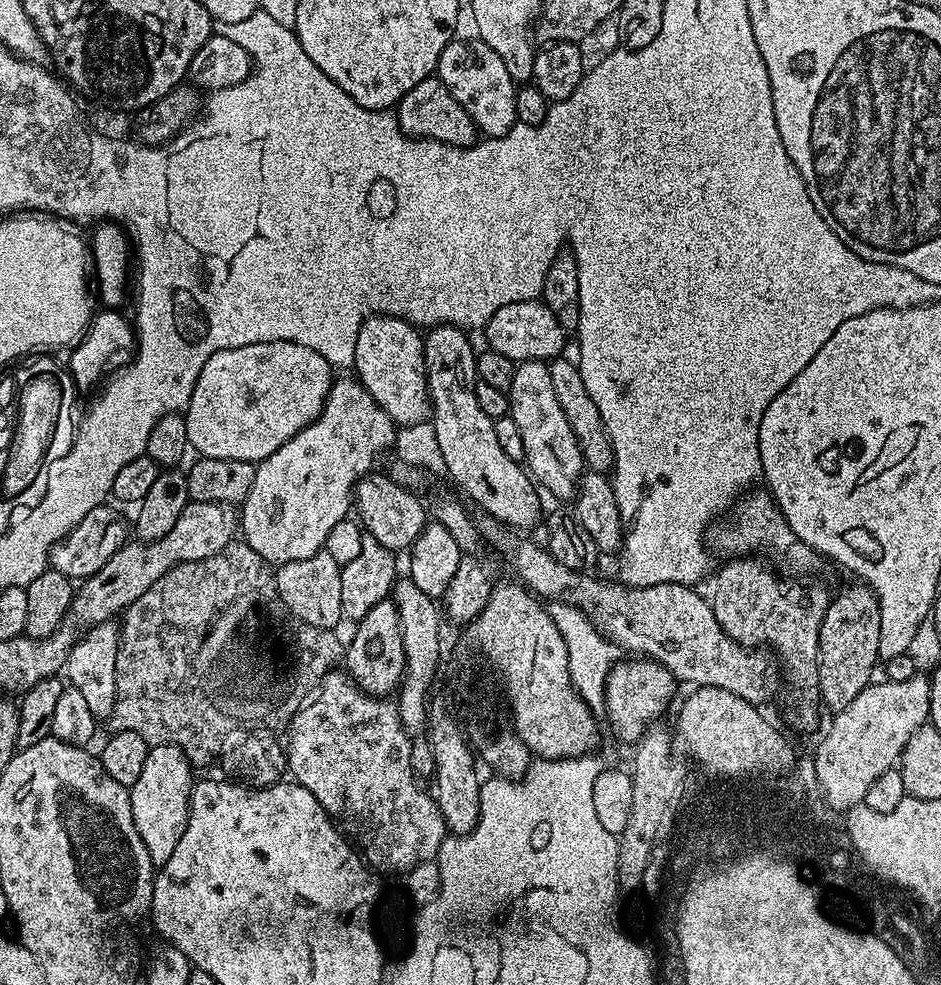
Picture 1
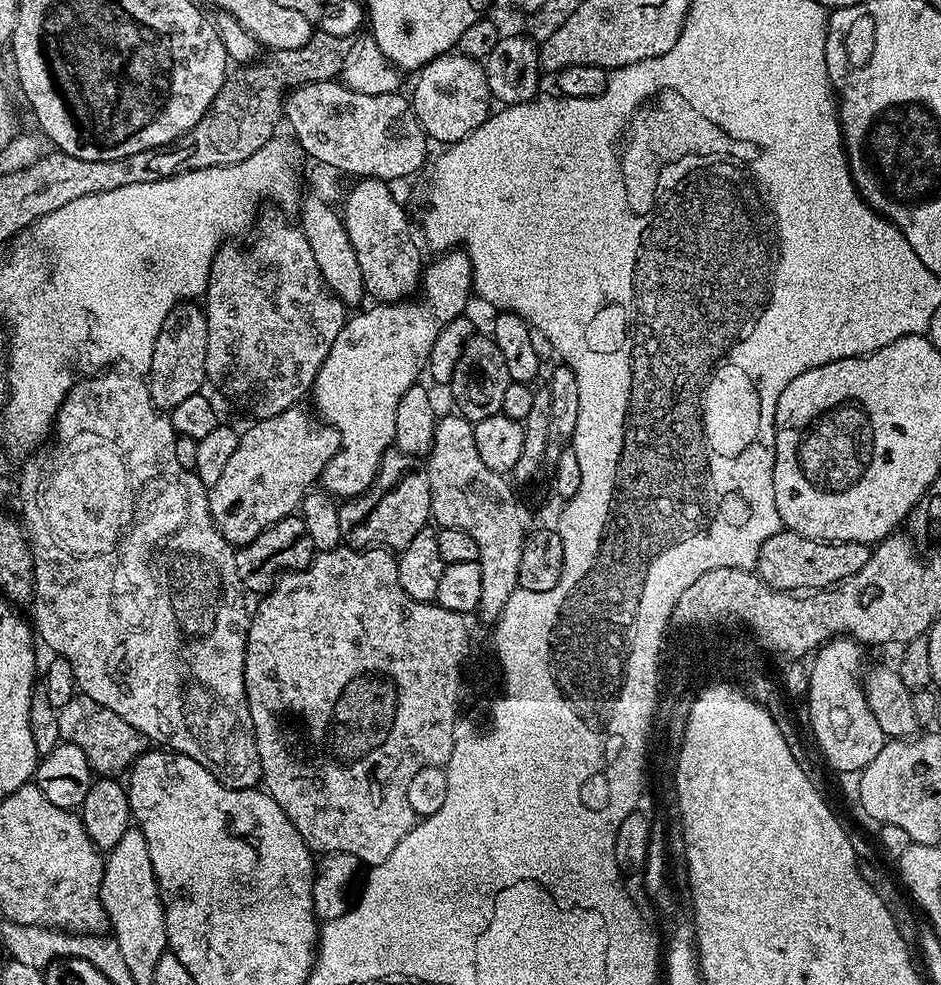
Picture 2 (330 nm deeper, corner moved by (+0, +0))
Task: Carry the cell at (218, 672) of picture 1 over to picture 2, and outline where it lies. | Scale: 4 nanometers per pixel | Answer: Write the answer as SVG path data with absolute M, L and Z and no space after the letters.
M77 694L58 711L61 741L78 746L82 754L86 754L86 762L90 762L93 773L120 774L116 773L120 771L123 773L132 761L138 759L146 750L146 737L138 730L134 730L130 722L114 714L114 710L106 710L98 702L94 702L94 698Z

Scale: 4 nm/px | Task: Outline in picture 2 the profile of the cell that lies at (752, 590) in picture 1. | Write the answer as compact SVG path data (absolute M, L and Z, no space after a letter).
M782 530L774 534L774 538L766 538L766 542L762 542L754 571L779 592L807 594L821 588L833 588L846 578L858 574L858 570L870 562L872 553L873 549L862 542L815 540L797 532Z

